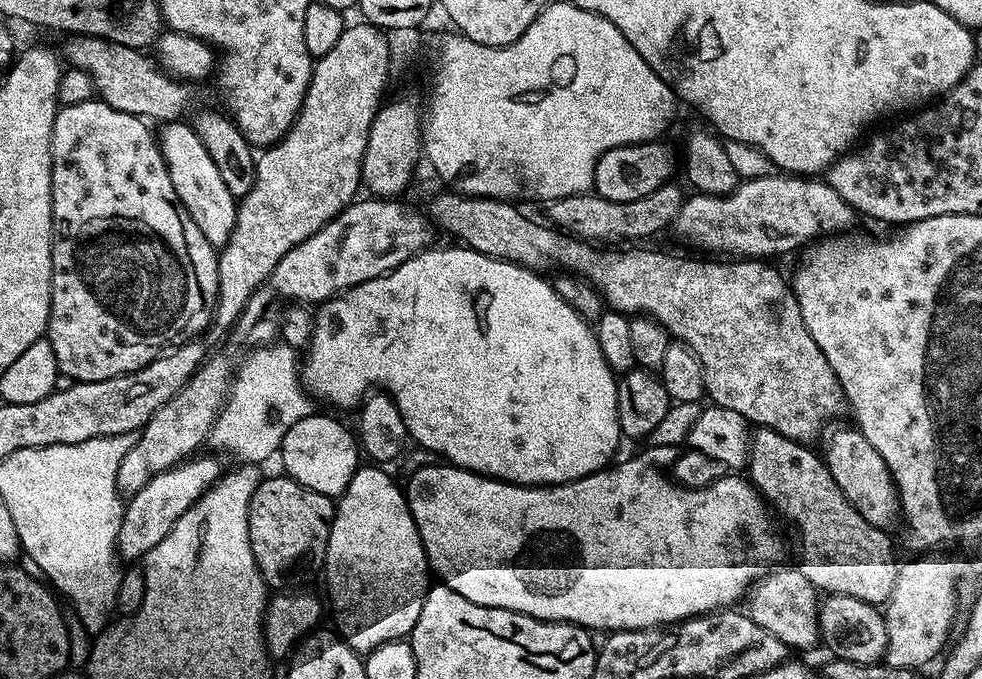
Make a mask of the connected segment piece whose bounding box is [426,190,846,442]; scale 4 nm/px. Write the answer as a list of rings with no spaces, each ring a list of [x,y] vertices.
[[[443,190],[432,200],[432,205],[426,208],[427,215],[430,217],[433,225],[437,229],[440,228],[444,232],[449,232],[452,236],[457,236],[461,245],[472,248],[476,252],[486,254],[490,258],[498,258],[505,260],[511,264],[517,264],[523,268],[530,268],[533,272],[541,274],[547,273],[547,268],[560,268],[571,270],[573,273],[579,274],[592,281],[597,288],[600,289],[607,307],[609,309],[622,312],[625,314],[639,314],[654,318],[668,332],[669,337],[675,338],[681,344],[687,344],[692,352],[698,358],[698,362],[702,362],[702,370],[704,371],[704,391],[707,399],[712,404],[722,406],[726,410],[738,410],[738,414],[742,414],[747,418],[749,425],[763,426],[772,428],[778,434],[782,434],[791,440],[801,442],[812,442],[816,435],[820,432],[820,427],[823,426],[824,420],[832,420],[840,411],[845,411],[846,401],[844,391],[838,382],[838,378],[834,374],[834,370],[830,370],[830,362],[826,362],[826,354],[822,354],[822,350],[818,350],[818,342],[814,342],[814,338],[810,338],[810,330],[806,330],[806,322],[802,322],[802,310],[796,301],[796,293],[792,291],[789,281],[783,280],[780,277],[780,272],[776,268],[771,268],[771,263],[765,262],[760,258],[736,258],[731,262],[733,264],[723,264],[723,259],[708,258],[712,260],[687,260],[684,256],[667,256],[664,252],[647,252],[644,246],[638,246],[634,252],[599,252],[599,247],[593,246],[591,243],[585,242],[555,226],[549,226],[547,223],[539,224],[536,220],[531,220],[524,212],[519,212],[515,208],[515,203],[508,200],[491,200],[485,196],[465,196],[463,192],[455,190]]]

